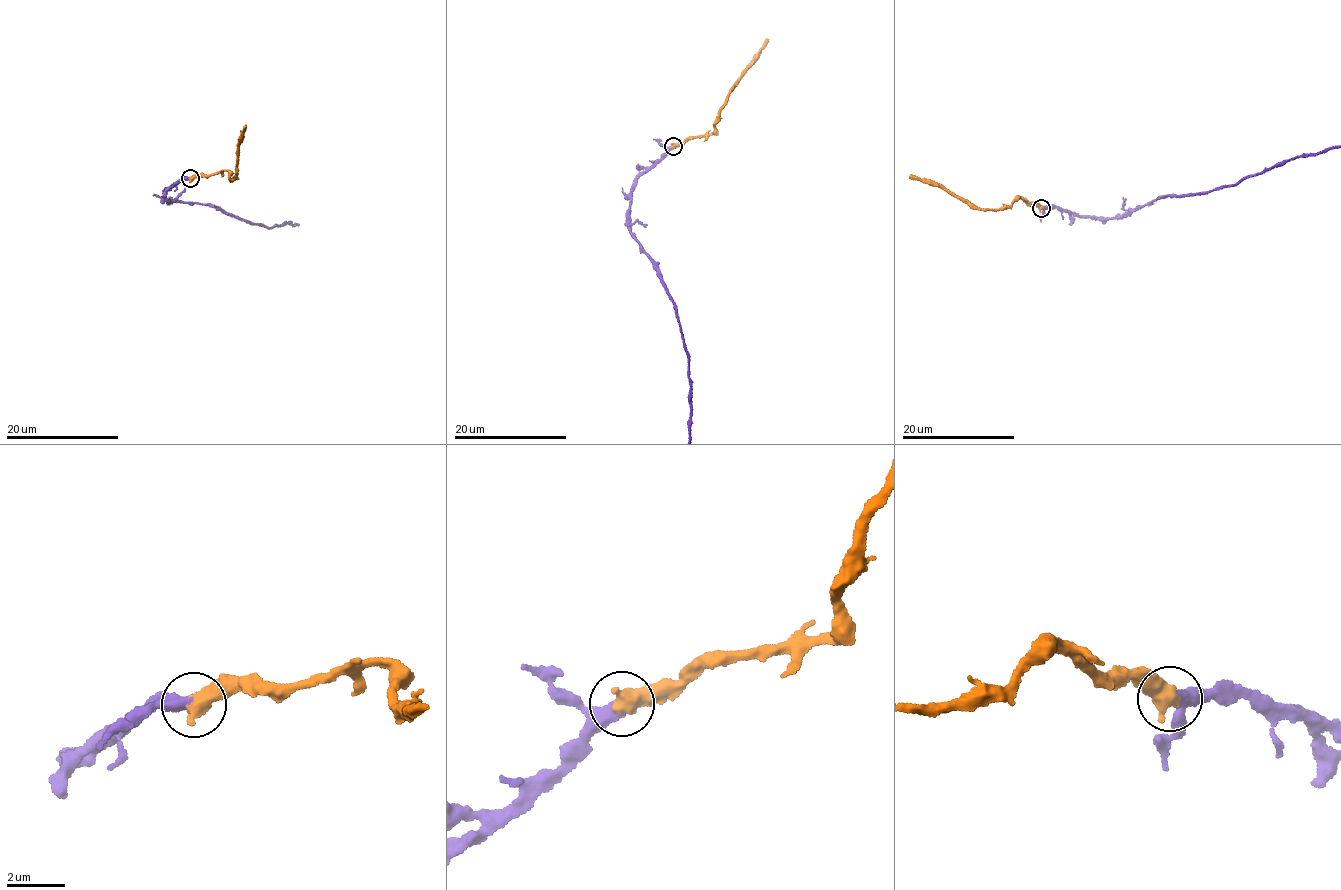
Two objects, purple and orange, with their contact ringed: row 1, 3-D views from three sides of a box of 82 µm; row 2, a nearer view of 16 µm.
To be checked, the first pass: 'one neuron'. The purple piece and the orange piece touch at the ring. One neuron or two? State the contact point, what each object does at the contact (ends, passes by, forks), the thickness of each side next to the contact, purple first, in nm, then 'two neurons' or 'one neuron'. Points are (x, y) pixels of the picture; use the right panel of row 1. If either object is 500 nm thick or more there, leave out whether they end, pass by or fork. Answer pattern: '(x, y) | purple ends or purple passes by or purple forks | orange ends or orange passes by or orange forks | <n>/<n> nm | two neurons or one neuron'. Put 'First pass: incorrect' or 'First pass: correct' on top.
First pass: correct
(1041, 208) | 460/600 nm | one neuron

